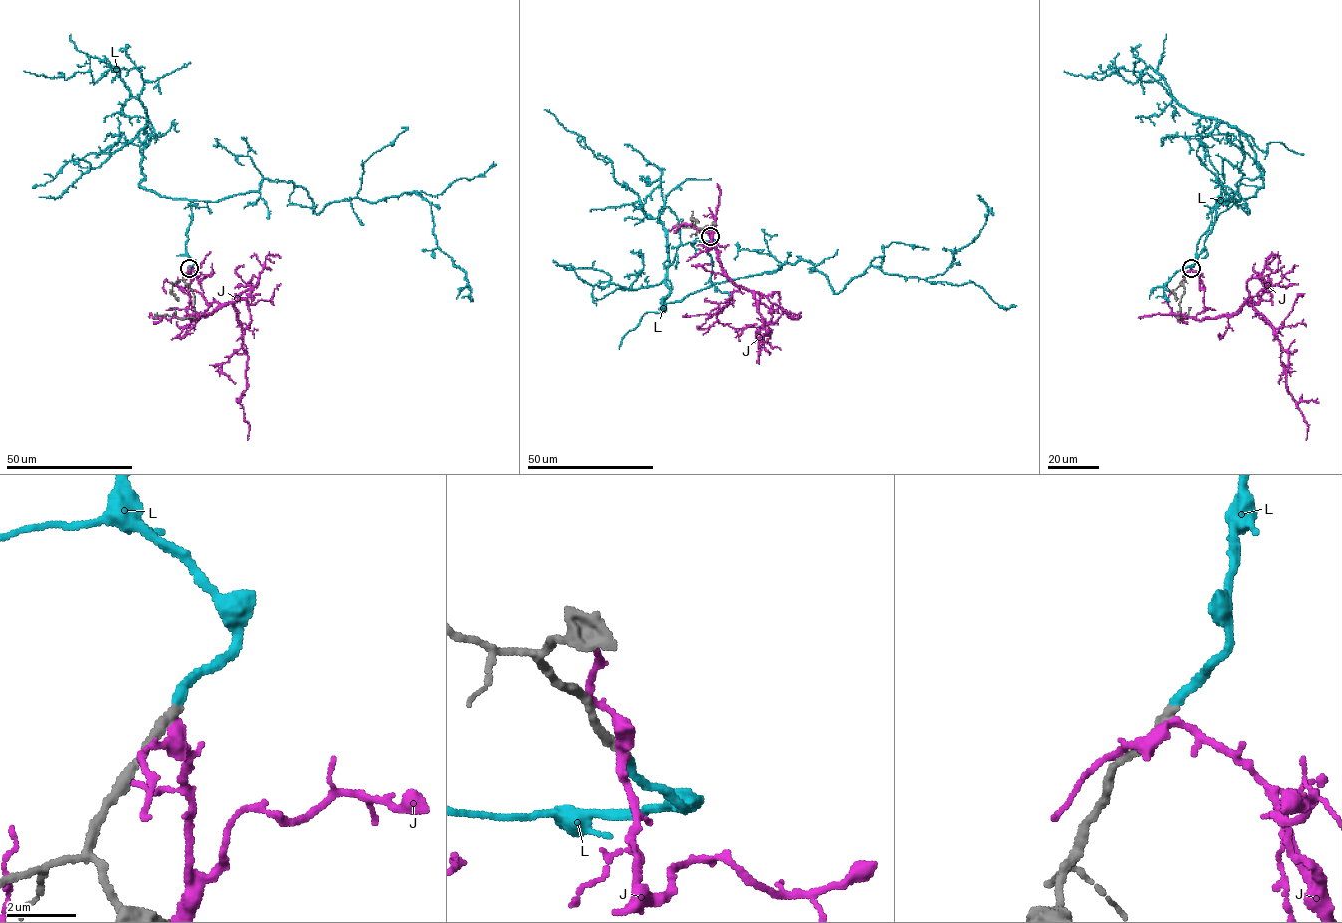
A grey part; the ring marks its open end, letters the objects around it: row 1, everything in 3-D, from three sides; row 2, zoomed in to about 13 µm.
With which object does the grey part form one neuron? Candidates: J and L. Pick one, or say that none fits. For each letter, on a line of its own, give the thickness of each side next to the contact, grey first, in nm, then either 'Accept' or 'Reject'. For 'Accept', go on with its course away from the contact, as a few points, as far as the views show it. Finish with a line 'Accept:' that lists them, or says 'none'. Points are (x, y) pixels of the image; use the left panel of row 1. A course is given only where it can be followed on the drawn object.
J: Thickness 380 nm (grey) against 280 nm. Reject
L: Thickness 320 nm (grey) against 280 nm. Accept. Its course: (190, 268), (193, 200), (263, 178), (301, 185), (316, 213), (412, 192), (465, 271), (456, 298)
Accept: L

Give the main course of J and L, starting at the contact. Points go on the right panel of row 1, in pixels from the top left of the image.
J: (1190, 269), (1204, 287), (1198, 320), (1247, 303), (1271, 327), (1305, 439)
L: (1191, 268), (1200, 237), (1237, 200), (1218, 178), (1248, 213), (1221, 198), (1233, 192), (1195, 262), (1149, 298)

